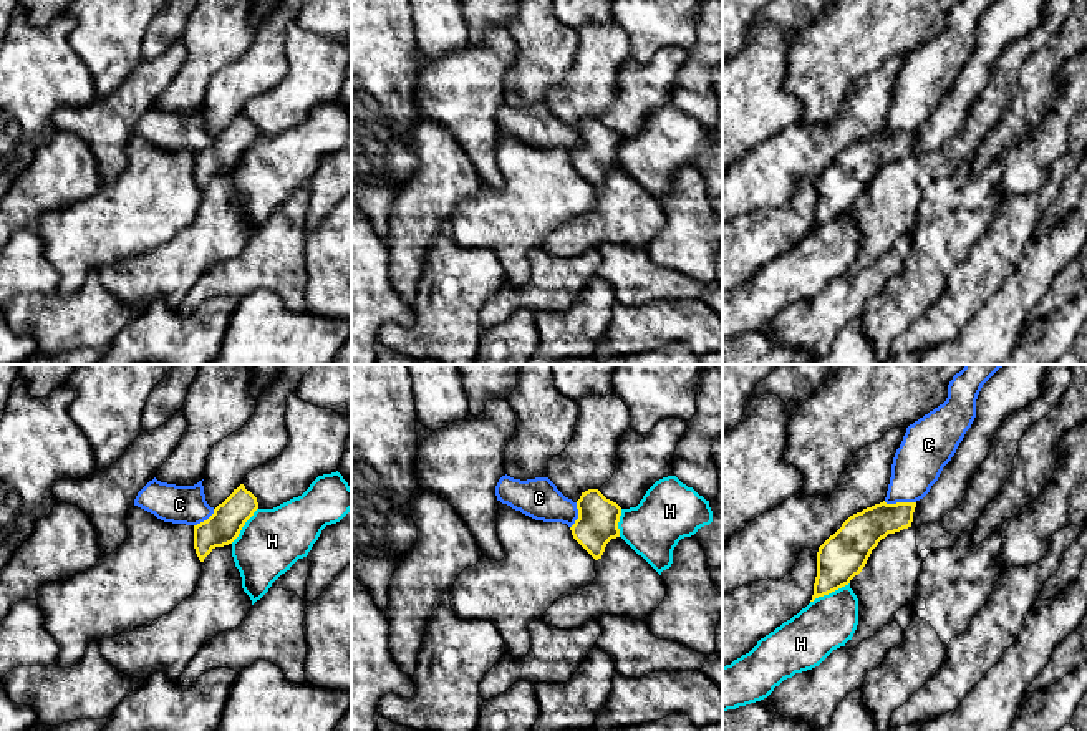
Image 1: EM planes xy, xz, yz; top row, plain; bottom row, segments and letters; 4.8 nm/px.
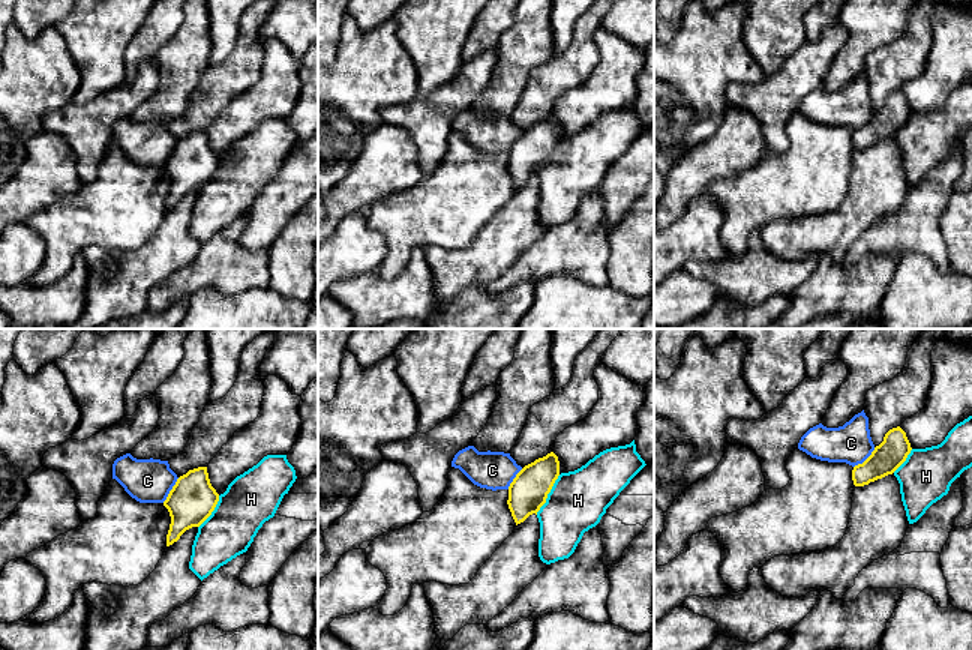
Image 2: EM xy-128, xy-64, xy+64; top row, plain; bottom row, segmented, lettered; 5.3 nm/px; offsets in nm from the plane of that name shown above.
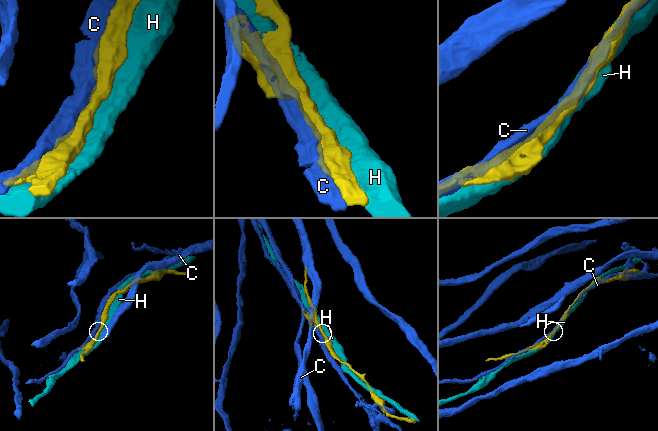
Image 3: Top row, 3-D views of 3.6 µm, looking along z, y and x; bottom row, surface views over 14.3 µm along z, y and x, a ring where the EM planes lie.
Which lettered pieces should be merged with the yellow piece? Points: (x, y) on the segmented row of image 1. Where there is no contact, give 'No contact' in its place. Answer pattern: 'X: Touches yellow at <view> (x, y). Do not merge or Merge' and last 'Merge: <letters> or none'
C: Touches yellow at yz (900, 503). Merge
H: Touches yellow at yz (829, 592). Do not merge
Merge: C

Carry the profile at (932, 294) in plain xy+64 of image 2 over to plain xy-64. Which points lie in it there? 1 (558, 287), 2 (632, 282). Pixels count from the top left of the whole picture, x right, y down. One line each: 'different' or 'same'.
1: same
2: different

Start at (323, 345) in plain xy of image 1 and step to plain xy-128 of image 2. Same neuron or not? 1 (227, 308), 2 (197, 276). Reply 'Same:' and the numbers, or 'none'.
Same: 1

